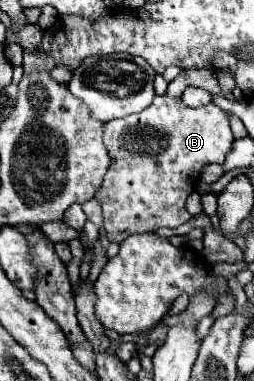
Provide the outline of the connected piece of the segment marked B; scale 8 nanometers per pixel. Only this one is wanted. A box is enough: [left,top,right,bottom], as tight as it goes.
[95,95,235,243]

